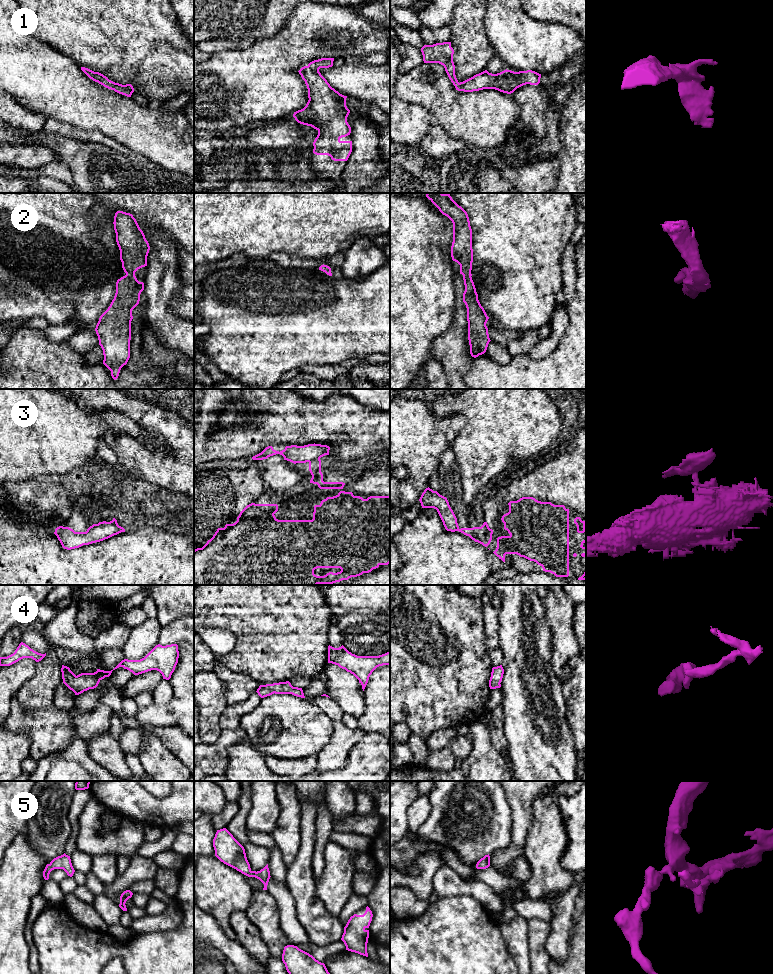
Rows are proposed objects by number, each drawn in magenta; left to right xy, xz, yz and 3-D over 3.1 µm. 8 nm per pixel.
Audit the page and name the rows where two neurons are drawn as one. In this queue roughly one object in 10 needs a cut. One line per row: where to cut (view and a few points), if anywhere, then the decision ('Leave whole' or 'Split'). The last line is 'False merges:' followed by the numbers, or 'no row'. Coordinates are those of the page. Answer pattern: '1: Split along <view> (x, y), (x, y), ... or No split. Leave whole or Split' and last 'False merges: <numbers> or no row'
1: No split. Leave whole
2: No split. Leave whole
3: Split along xz (319, 457), (309, 462). Split
4: No split. Leave whole
5: No split. Leave whole
False merges: 3

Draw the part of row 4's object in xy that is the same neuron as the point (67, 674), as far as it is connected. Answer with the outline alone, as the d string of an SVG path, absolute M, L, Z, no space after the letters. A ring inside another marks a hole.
M177 644L162 646L156 645L144 658L140 660L122 660L113 670L123 667L134 675L139 675L151 670L159 671L163 679L169 680L178 663L179 651ZM62 665L63 683L79 695L89 689L94 689L105 677L109 677L112 671L97 669L94 673L81 673L75 675L69 667Z

